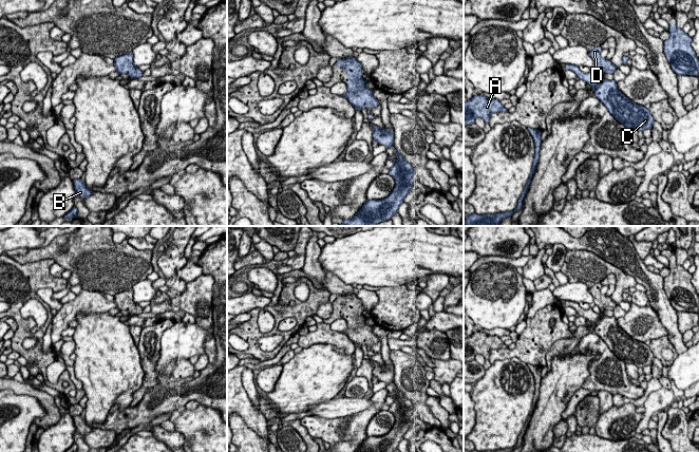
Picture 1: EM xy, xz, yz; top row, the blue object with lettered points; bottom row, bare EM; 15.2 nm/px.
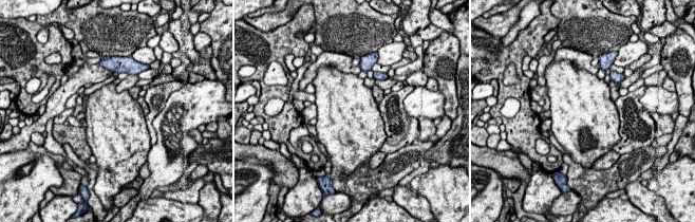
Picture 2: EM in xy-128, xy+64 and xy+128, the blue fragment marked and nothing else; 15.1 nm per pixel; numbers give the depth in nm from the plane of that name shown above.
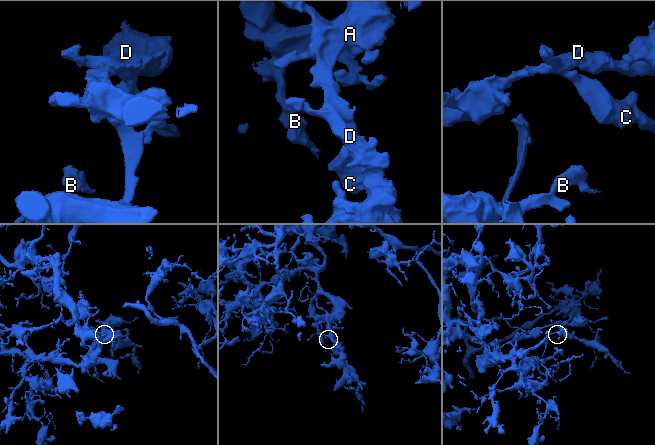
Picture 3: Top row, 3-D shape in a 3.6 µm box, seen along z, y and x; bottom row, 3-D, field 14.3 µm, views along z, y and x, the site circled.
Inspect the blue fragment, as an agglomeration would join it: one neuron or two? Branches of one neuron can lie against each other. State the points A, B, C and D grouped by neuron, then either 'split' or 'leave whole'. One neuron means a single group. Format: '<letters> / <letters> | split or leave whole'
A B C D | leave whole

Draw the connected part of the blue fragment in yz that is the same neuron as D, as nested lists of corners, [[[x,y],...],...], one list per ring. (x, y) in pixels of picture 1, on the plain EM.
[[[596,283],[593,286],[589,288],[589,291],[593,297],[593,302],[600,308],[612,310],[617,306],[617,303],[612,301],[610,297],[602,295],[601,287],[601,283]]]

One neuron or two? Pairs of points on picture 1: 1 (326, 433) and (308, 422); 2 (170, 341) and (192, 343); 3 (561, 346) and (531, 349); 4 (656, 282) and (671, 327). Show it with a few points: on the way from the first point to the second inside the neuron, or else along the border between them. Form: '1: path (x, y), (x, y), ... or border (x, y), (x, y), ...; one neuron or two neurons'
1: path (322, 429), (313, 424); one neuron
2: path (175, 342), (187, 343); one neuron
3: border (572, 336), (560, 338), (550, 346), (546, 364); two neurons
4: path (658, 294), (659, 301), (667, 316); one neuron

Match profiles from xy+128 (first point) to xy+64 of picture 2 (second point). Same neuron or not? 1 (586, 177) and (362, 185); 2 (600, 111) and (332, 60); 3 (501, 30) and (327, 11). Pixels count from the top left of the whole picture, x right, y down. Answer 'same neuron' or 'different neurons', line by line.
1: same neuron
2: different neurons
3: same neuron

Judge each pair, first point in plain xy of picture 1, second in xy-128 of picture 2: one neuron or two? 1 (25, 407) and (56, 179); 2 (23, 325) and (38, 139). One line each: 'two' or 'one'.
1: one
2: two

